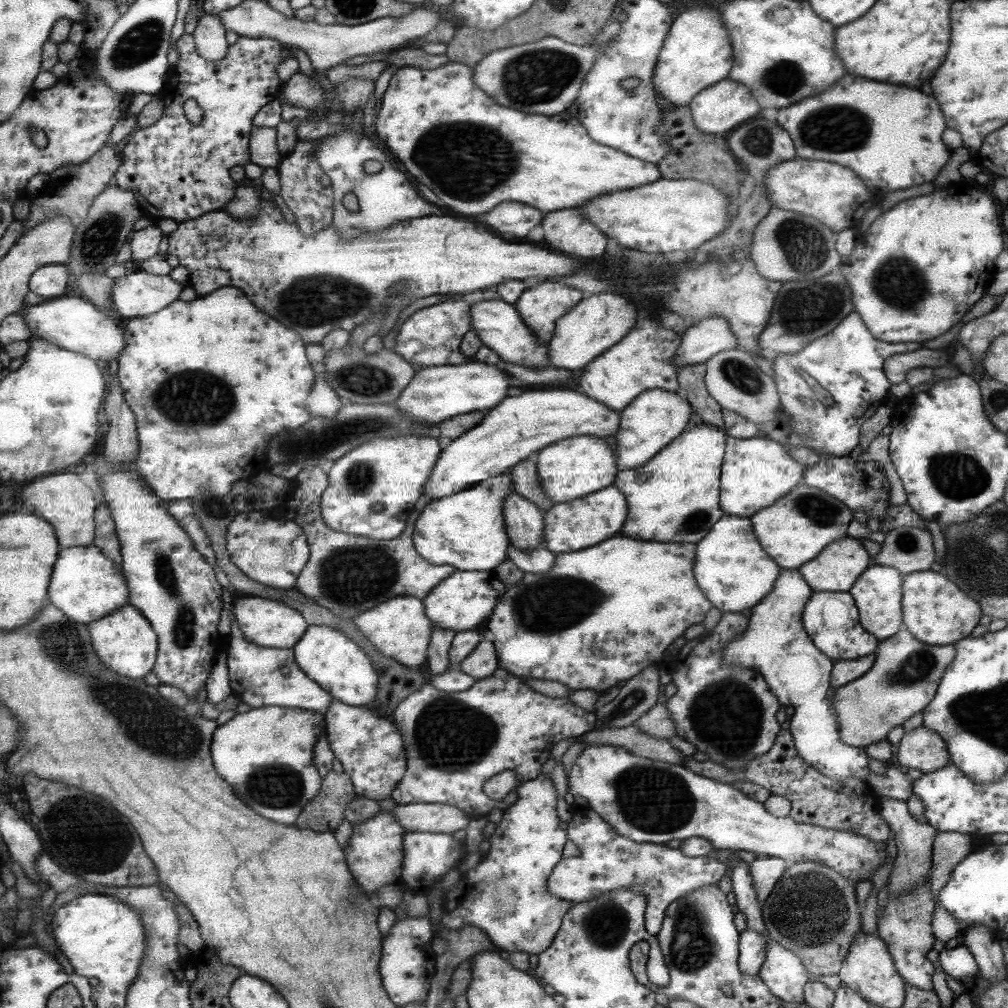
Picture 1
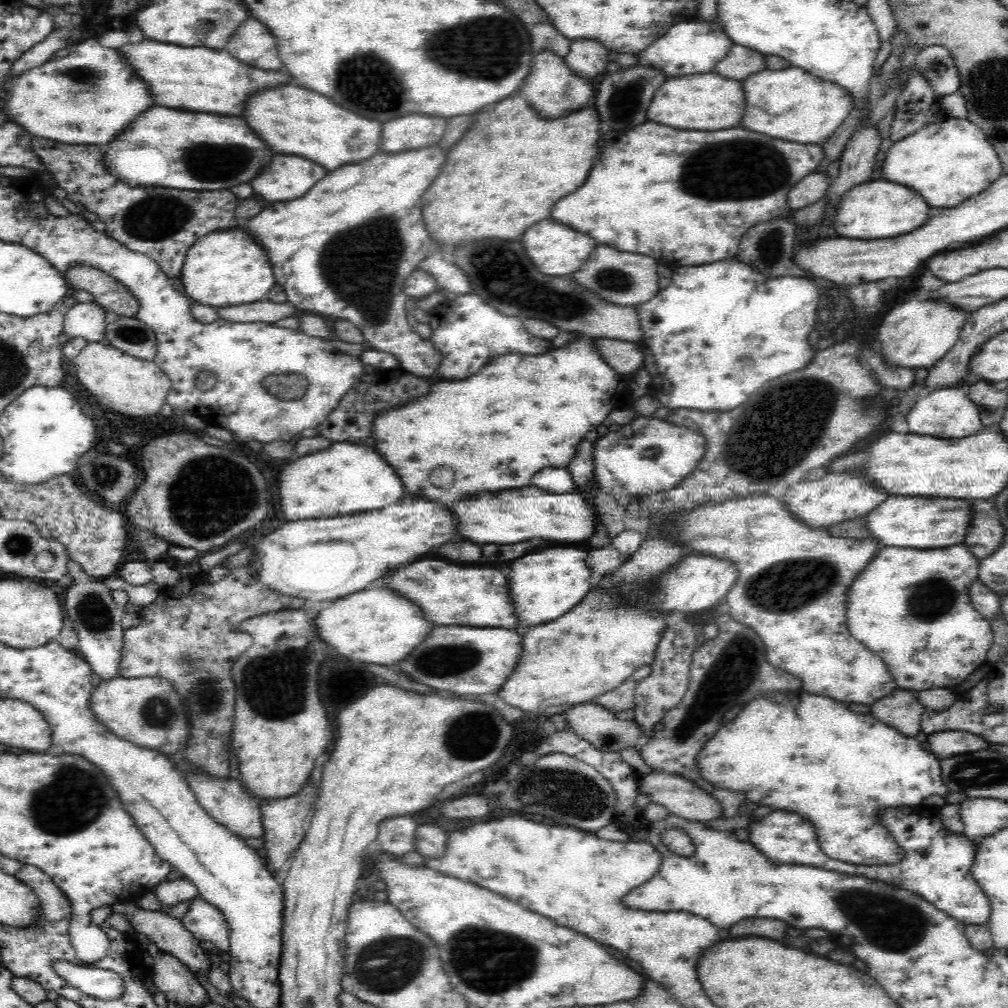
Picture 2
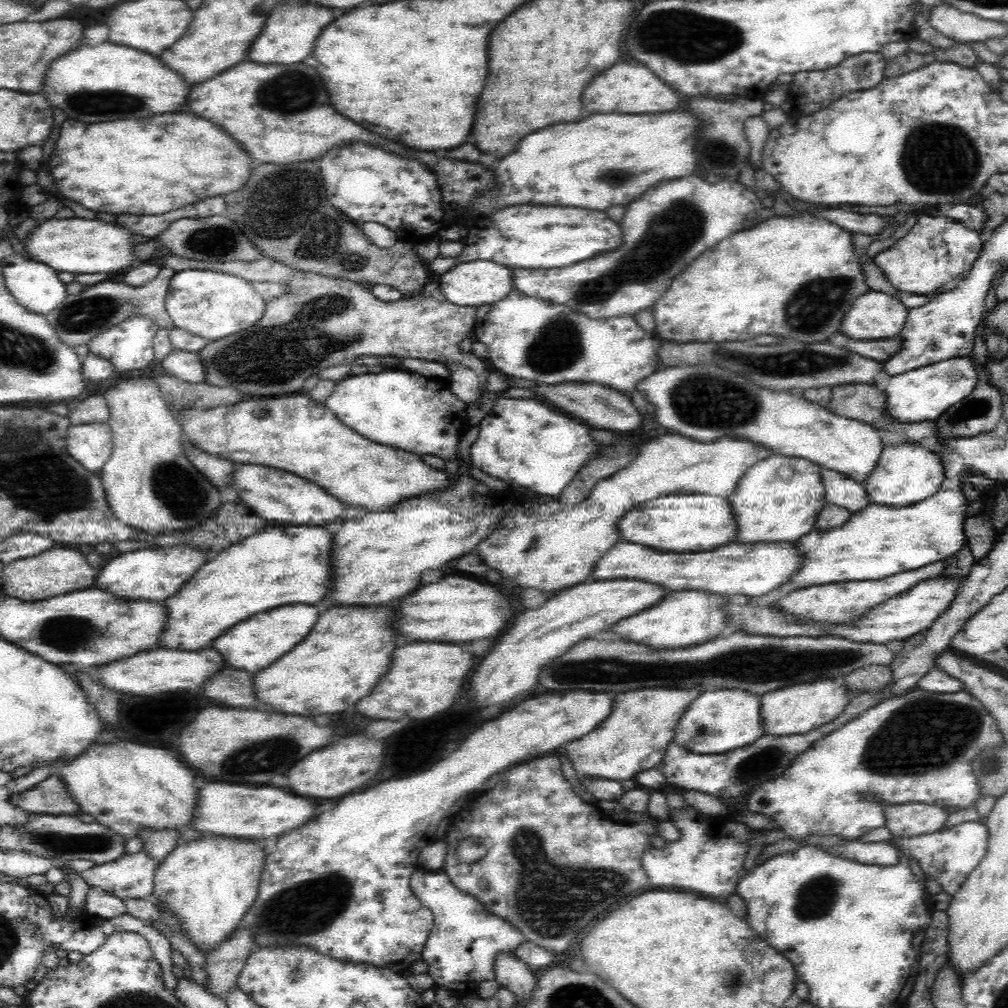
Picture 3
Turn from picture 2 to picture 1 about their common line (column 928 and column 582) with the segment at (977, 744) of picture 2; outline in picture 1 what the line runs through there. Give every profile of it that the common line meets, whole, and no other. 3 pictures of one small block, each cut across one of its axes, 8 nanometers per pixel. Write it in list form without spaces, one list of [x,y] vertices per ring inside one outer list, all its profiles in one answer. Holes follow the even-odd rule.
[[[638,726],[626,727],[600,727],[577,737],[578,743],[584,743],[584,747],[592,745],[612,745],[627,749],[628,753],[636,754],[636,757],[647,757],[651,760],[667,761],[670,764],[684,765],[684,756],[680,750],[671,746],[666,738],[660,740],[642,732]]]

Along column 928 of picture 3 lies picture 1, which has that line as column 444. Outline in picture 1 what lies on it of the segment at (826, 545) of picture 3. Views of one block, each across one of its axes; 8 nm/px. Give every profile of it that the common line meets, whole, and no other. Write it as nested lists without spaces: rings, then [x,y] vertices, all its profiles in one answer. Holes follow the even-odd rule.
[[[510,471],[503,473],[502,475],[495,476],[494,478],[483,480],[482,483],[475,484],[474,487],[467,488],[466,491],[457,492],[455,495],[451,497],[442,497],[438,500],[432,499],[425,508],[421,511],[420,518],[418,518],[418,522],[415,524],[415,534],[414,534],[414,544],[415,548],[420,552],[420,556],[424,556],[424,560],[428,560],[430,564],[446,564],[452,566],[456,570],[494,570],[497,566],[500,566],[502,562],[504,562],[507,558],[510,557],[510,550],[508,550],[508,546],[510,546],[510,537],[507,533],[507,523],[506,517],[503,513],[503,502],[506,500],[506,497],[509,494],[515,492],[515,481],[510,474]]]

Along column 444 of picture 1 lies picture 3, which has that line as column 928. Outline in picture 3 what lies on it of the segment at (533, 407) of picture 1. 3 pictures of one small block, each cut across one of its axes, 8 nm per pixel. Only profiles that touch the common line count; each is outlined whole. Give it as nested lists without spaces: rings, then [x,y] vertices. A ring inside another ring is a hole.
[[[920,443],[884,445],[876,468],[863,482],[866,499],[875,506],[908,507],[938,492],[946,473],[934,451]]]

